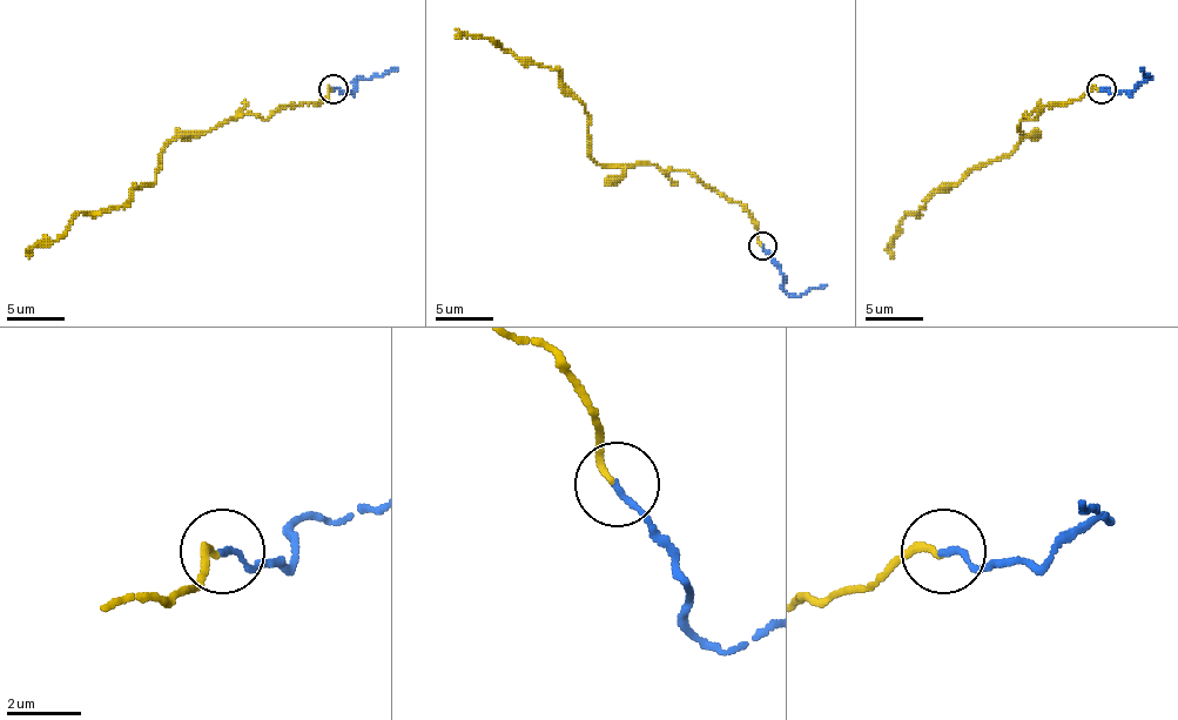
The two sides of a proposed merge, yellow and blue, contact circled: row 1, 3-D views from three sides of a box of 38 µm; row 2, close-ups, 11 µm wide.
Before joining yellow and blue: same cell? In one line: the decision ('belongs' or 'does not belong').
does not belong

